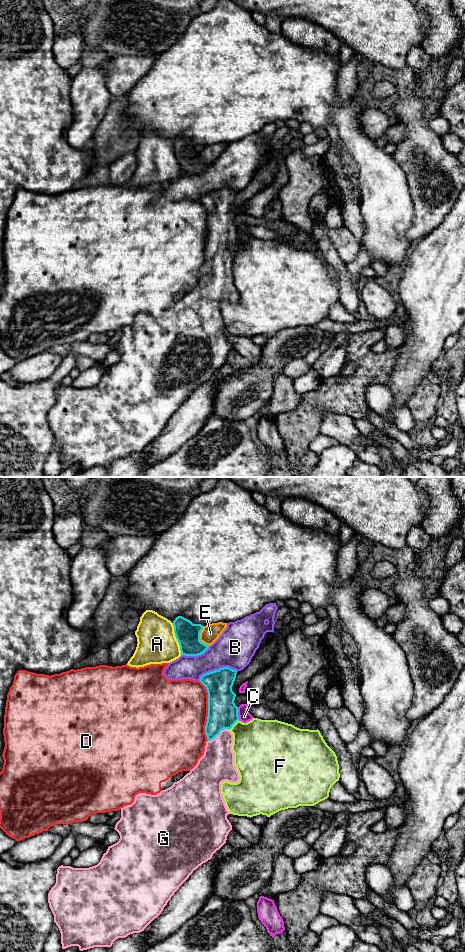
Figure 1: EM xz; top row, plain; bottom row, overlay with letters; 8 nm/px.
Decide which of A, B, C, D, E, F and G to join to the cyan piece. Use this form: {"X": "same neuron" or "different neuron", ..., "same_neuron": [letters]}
{"A": "different neuron", "B": "different neuron", "C": "different neuron", "D": "different neuron", "E": "different neuron", "F": "different neuron", "G": "same neuron", "same_neuron": ["G"]}

